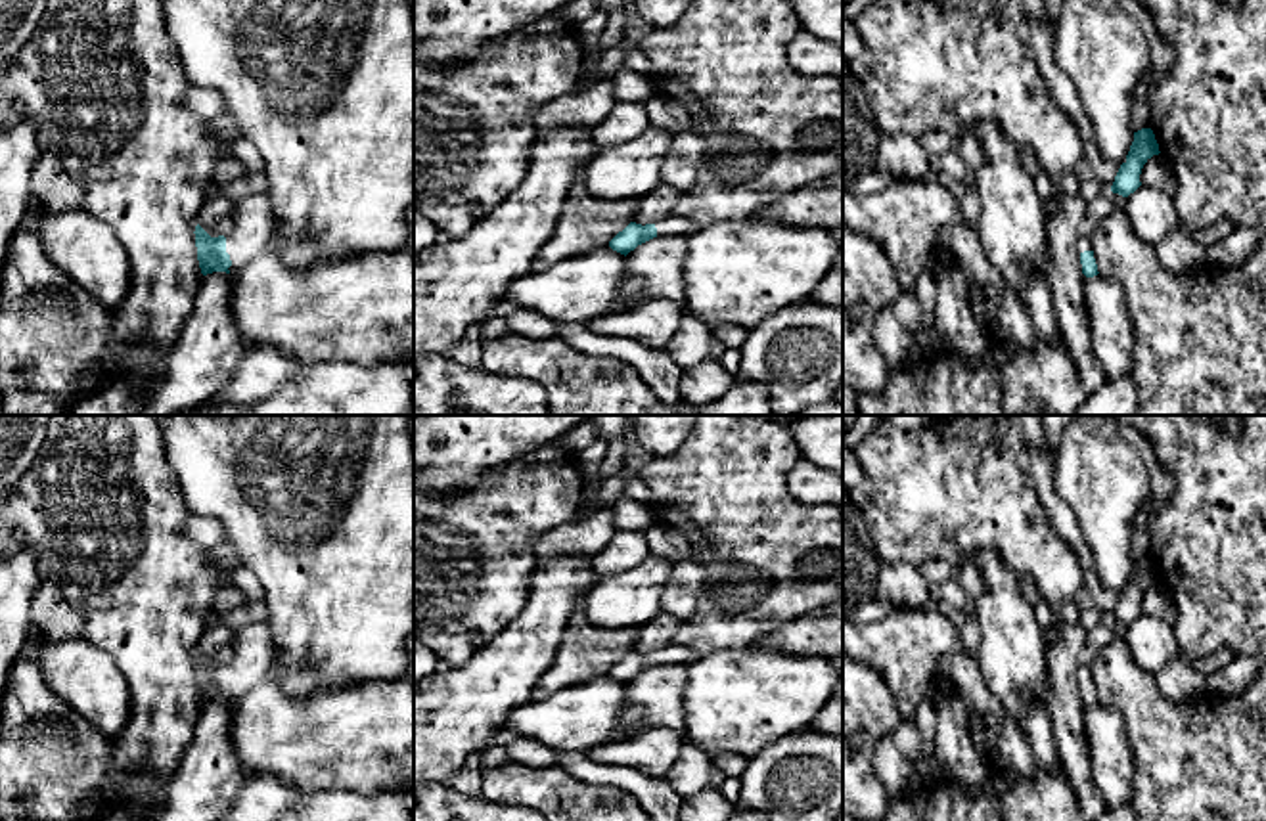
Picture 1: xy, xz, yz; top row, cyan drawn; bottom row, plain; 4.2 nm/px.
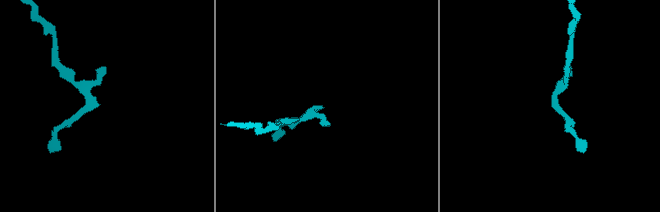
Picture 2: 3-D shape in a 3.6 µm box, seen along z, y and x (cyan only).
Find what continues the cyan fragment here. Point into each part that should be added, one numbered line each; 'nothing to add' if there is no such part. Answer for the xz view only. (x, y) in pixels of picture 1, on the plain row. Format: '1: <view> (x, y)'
1: xz (673, 653)

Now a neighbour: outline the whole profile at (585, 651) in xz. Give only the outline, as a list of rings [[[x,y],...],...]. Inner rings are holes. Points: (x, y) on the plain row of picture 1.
[[[582,595],[563,630],[552,666],[540,676],[532,699],[544,700],[565,687],[607,676],[638,641],[638,628],[607,632],[588,622]]]

